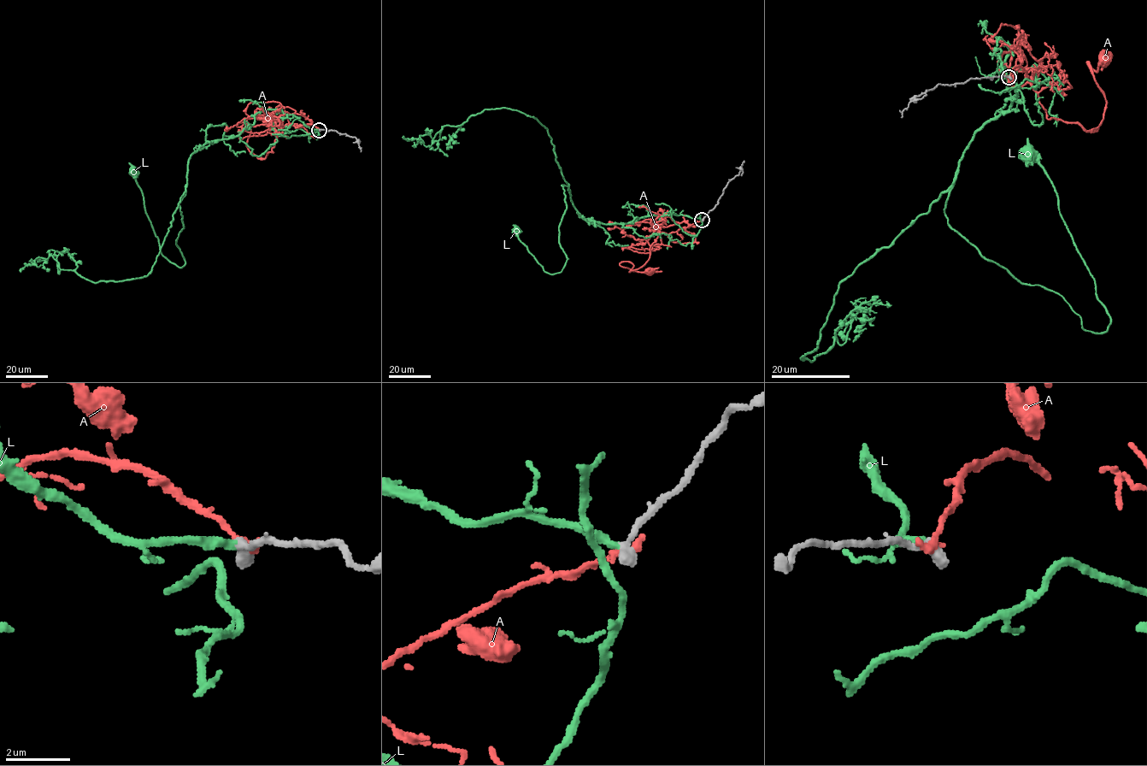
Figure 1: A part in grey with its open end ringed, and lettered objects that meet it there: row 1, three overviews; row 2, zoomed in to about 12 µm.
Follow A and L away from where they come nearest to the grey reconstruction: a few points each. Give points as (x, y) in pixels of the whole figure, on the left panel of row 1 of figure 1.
A: (320, 129), (284, 126), (273, 152), (261, 158), (246, 144), (250, 126), (237, 125), (249, 117), (267, 120)
L: (320, 129), (268, 109), (238, 135), (192, 154), (179, 203), (181, 268), (161, 252), (133, 171)

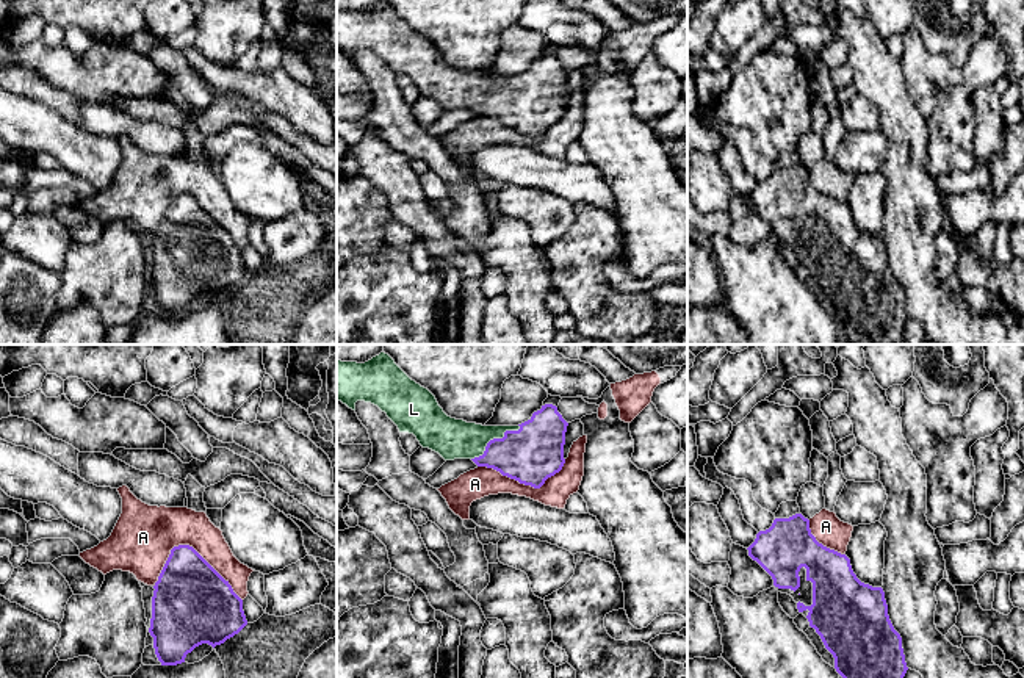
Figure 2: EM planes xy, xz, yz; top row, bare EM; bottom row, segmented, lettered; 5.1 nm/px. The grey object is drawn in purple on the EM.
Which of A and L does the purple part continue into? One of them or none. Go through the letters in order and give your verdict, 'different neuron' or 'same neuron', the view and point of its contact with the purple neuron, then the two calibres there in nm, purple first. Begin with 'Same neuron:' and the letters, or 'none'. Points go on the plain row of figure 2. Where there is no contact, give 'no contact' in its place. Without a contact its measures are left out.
Same neuron: L
A: different neuron; meets purple in xy at (191, 196); 380 nm thick on the purple side, 300 nm on the other
L: same neuron; meets purple in xz at (493, 88); 300 nm thick on the purple side, 200 nm on the other

